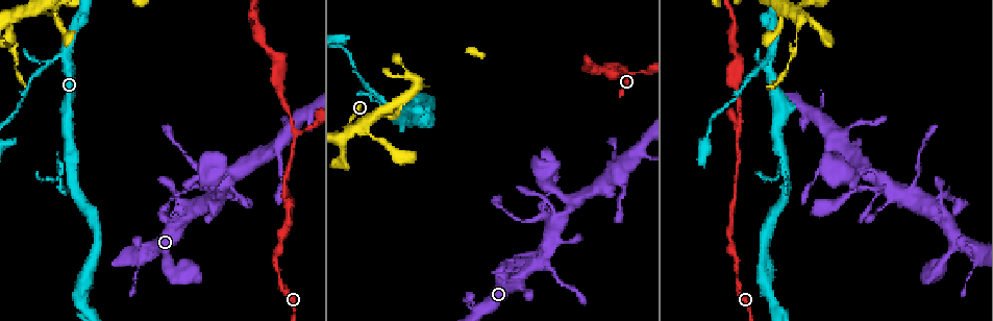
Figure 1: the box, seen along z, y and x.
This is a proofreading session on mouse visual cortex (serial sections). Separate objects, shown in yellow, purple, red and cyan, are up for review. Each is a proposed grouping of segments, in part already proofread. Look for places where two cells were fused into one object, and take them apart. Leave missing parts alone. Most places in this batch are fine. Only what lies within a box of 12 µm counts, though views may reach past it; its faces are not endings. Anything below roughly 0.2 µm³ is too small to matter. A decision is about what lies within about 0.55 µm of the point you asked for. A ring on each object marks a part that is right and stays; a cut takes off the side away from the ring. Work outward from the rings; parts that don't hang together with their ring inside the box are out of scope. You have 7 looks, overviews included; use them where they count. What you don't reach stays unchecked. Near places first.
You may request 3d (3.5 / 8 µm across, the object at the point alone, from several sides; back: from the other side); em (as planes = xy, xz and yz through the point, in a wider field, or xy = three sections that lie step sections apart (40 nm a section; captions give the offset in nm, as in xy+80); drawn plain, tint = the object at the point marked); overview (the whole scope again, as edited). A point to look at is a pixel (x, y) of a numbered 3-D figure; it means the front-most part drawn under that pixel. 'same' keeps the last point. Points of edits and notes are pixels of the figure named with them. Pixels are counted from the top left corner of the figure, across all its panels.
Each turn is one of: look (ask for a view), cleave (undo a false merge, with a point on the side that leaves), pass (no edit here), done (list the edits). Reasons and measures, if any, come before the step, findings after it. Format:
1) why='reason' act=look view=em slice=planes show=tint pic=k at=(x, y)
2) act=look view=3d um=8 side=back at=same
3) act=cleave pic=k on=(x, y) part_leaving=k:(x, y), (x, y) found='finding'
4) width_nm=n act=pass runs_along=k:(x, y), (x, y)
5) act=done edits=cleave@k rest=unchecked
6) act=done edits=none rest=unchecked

why='thick turns thin' act=look view=3d um=8 side=back pic=1 at=(342, 139)

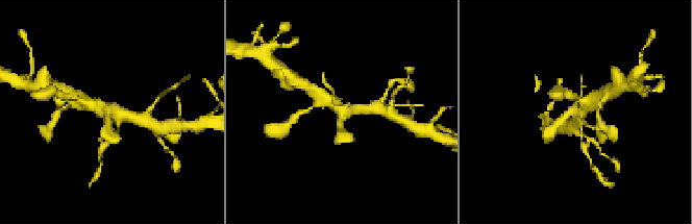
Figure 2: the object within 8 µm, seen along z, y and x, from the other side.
act=look view=3d um=3.5 pic=2 at=(575, 111)

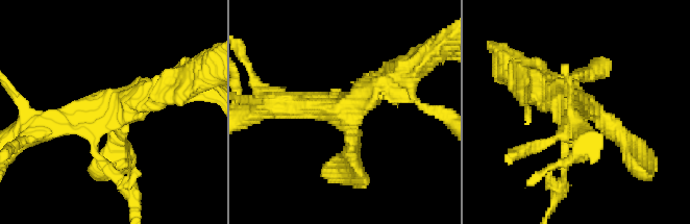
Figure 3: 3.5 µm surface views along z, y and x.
why='need the tissue' act=look view=em slice=xy step=1 show=tint pic=3 at=(349, 107)

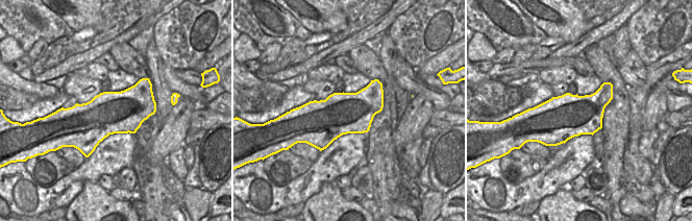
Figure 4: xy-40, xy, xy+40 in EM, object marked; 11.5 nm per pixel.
act=pass runs_along=3:(104, 163), (95, 124), (175, 85) found='one cell here'

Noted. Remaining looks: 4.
why='sharp bend' act=look view=em slice=xy step=3 show=tint pic=1 at=(547, 181)

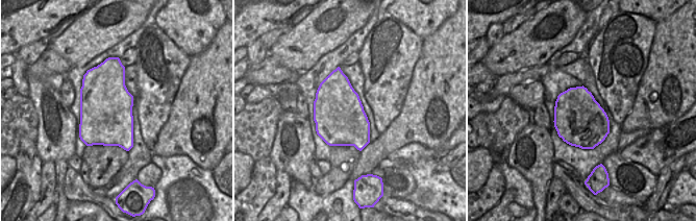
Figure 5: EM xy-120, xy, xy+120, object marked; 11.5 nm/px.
why='see where the arms go' act=look view=3d um=3.5 at=same

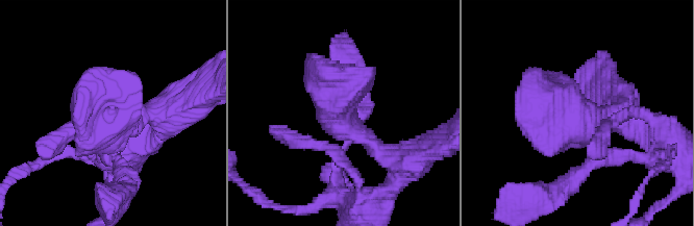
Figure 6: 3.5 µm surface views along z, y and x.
width_nm=600 act=pass runs_along=6:(402, 167), (336, 110), (367, 73) found='all the same cell'

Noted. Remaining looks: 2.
act=done edits=none rest=unchecked

